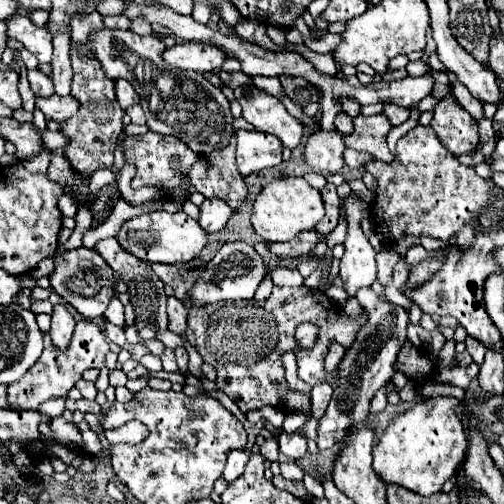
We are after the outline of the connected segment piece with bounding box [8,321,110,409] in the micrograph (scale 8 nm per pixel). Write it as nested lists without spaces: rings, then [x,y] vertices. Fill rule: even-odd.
[[[80,321],[76,325],[70,349],[66,353],[58,353],[54,345],[50,345],[50,335],[44,335],[44,353],[36,361],[36,365],[22,377],[22,381],[16,381],[8,387],[8,401],[10,405],[22,407],[22,409],[38,409],[44,401],[52,397],[66,397],[68,391],[76,385],[76,381],[82,379],[82,373],[90,367],[104,367],[106,365],[106,353],[110,351],[108,339],[102,333],[102,327],[90,321]]]

